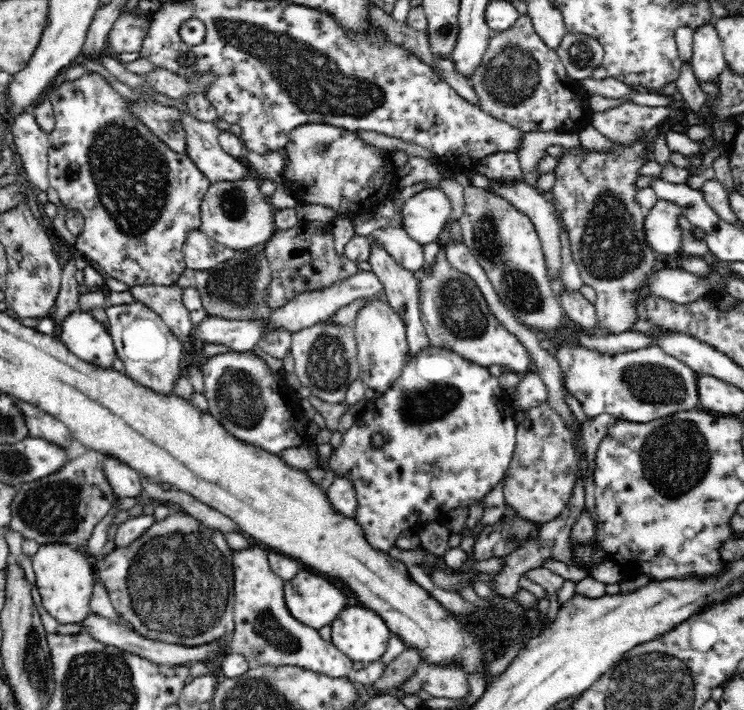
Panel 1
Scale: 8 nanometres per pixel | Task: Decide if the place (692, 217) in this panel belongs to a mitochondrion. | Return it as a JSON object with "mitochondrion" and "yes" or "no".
{"mitochondrion":"no"}

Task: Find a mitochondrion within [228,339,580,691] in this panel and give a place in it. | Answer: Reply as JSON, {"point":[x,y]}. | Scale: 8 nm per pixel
{"point":[433,401]}

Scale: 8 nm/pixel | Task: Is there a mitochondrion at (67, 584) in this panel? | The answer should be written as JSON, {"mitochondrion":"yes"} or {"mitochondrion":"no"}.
{"mitochondrion":"no"}

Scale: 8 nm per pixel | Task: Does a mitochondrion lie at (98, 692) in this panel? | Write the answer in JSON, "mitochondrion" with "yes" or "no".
{"mitochondrion":"yes"}

